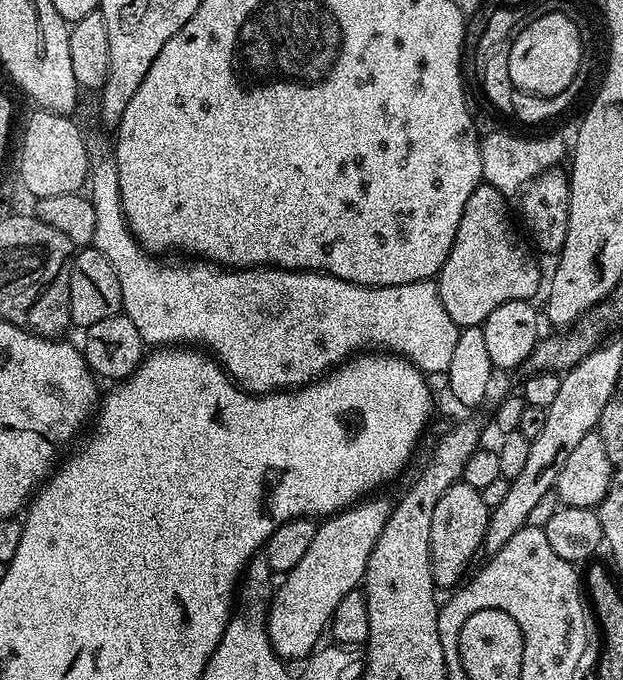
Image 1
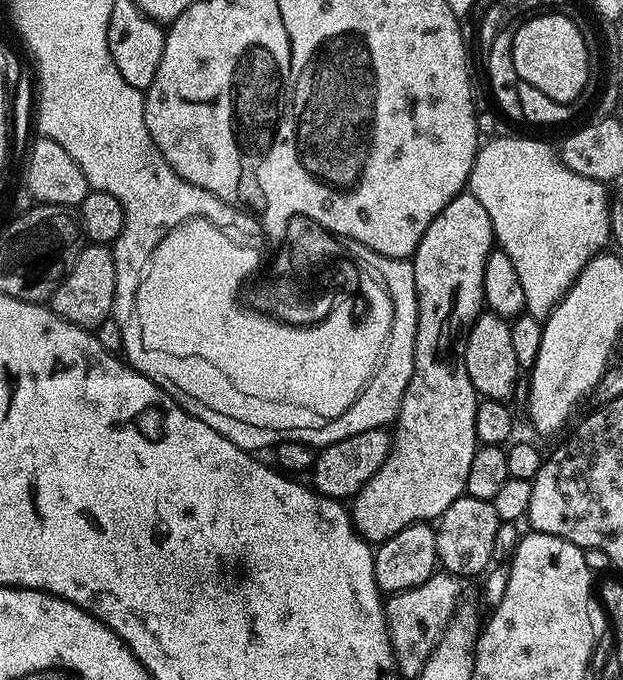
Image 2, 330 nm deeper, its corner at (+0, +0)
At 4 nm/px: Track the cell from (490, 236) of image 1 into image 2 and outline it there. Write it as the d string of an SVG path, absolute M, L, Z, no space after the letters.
M461 194L455 196L454 199L446 205L442 210L442 214L438 214L438 218L434 218L434 222L430 222L430 226L426 230L426 234L422 238L422 242L416 248L416 255L411 257L414 266L414 282L418 290L418 330L416 331L416 345L414 346L414 370L410 382L406 386L406 394L400 403L400 413L396 415L394 421L394 429L391 433L392 446L388 449L388 456L382 462L380 468L370 477L365 484L362 485L360 491L356 493L350 504L350 515L352 524L356 527L357 532L373 546L379 546L385 540L394 538L394 534L398 534L398 530L406 530L406 526L417 522L435 521L444 511L448 509L459 496L465 495L464 487L466 486L466 478L470 474L470 462L474 462L474 454L478 447L478 439L475 430L475 412L478 403L478 393L471 384L470 376L466 370L466 362L464 361L465 340L471 332L471 328L475 326L475 322L485 311L484 303L484 275L488 269L488 258L494 251L494 233L492 231L492 222L490 214L486 212L486 206L482 206L482 202L478 202L478 198L474 198L470 194Z

